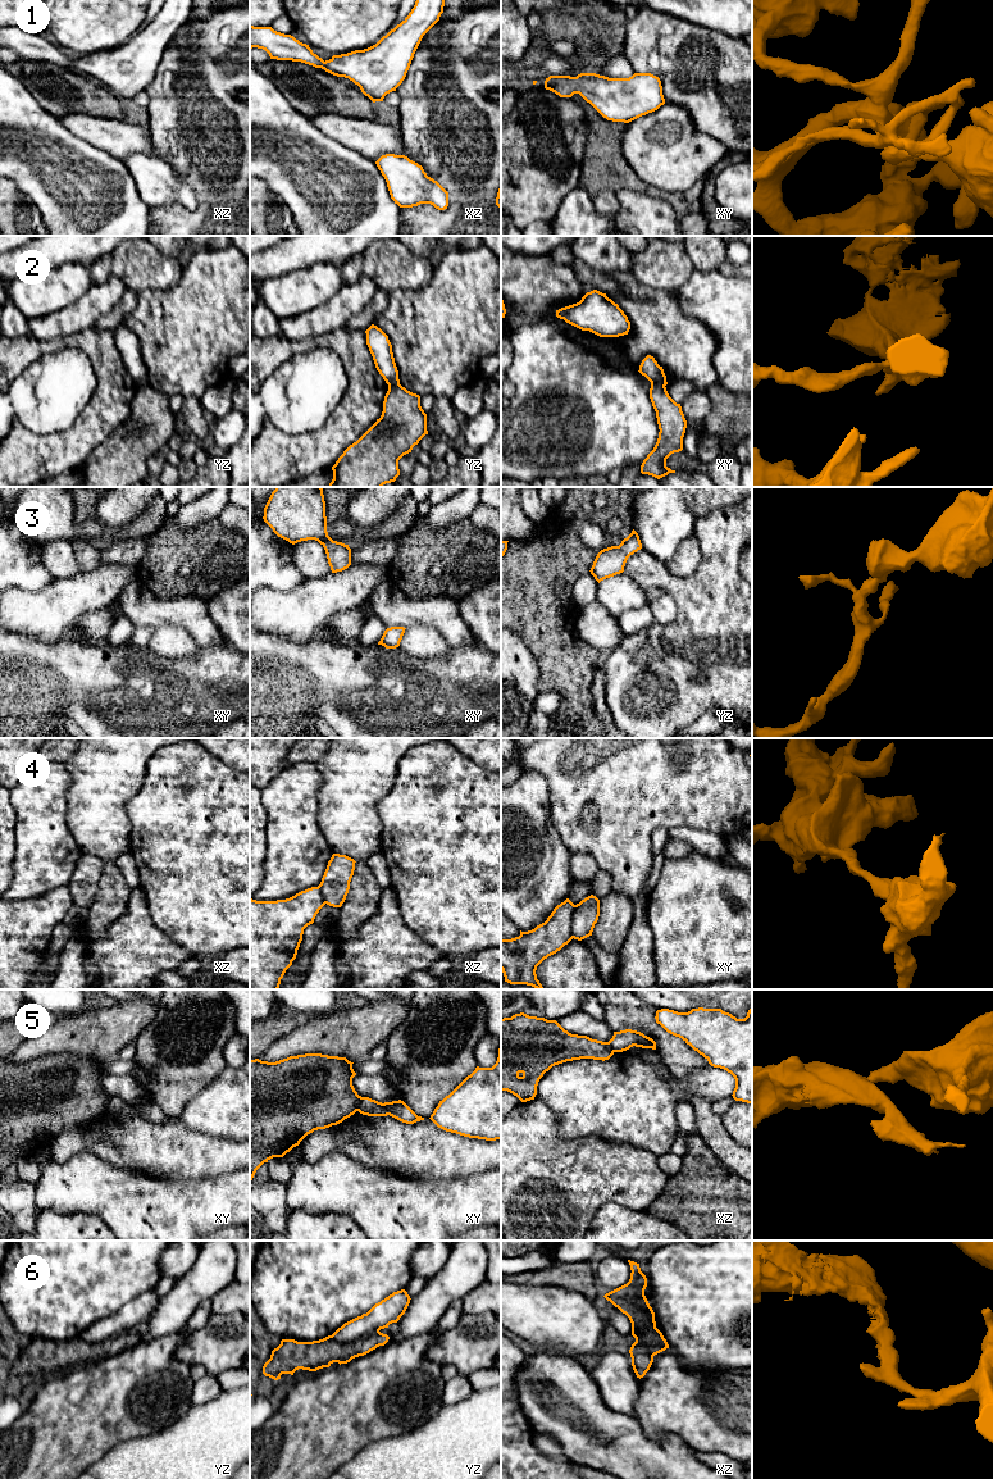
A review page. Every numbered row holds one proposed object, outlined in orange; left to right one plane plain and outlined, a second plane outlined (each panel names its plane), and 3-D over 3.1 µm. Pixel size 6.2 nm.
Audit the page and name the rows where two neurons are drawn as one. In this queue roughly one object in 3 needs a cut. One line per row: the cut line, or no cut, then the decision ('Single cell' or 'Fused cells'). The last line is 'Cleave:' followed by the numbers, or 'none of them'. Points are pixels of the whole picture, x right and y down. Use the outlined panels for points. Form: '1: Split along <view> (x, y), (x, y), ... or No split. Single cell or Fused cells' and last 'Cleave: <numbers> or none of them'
1: No split. Single cell
2: Split along xy (651, 383), (661, 383), (664, 386). Fused cells
3: No split. Single cell
4: Split along xy (575, 905), (572, 919), (572, 937). Fused cells
5: Split along xy (361, 1097), (355, 1110). Fused cells
6: Split along yz (378, 1330), (351, 1342), (337, 1342), (331, 1336). Fused cells
Cleave: 2, 4, 5, 6

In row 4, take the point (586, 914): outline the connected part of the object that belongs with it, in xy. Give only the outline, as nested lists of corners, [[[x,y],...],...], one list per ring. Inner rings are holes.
[[[591,895],[575,905],[571,919],[571,934],[574,939],[582,941],[592,936],[595,924],[600,916],[600,900]]]

